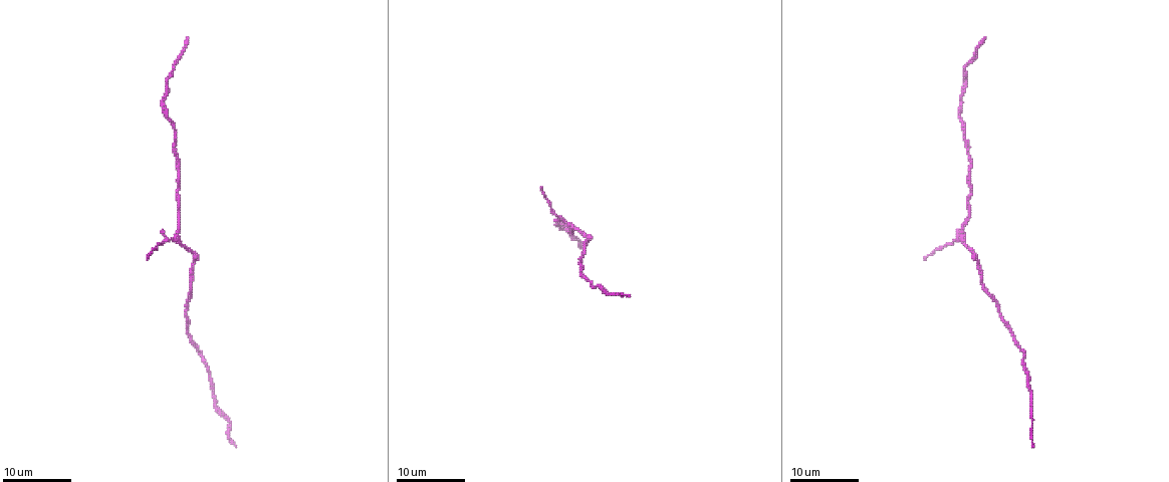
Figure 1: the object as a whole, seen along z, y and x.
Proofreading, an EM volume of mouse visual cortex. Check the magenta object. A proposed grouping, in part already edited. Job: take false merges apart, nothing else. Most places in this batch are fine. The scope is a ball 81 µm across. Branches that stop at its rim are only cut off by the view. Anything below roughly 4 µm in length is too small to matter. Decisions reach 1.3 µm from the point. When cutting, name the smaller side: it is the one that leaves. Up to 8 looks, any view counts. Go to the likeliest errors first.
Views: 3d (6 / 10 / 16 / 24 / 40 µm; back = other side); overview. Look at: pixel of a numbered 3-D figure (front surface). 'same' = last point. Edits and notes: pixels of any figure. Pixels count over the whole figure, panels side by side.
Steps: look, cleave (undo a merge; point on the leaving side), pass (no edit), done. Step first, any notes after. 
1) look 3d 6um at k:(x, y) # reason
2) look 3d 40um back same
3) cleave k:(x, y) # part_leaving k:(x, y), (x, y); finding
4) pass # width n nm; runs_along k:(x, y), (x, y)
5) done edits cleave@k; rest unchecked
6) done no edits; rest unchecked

look 3d 16um at 1:(963, 235) # arms part here

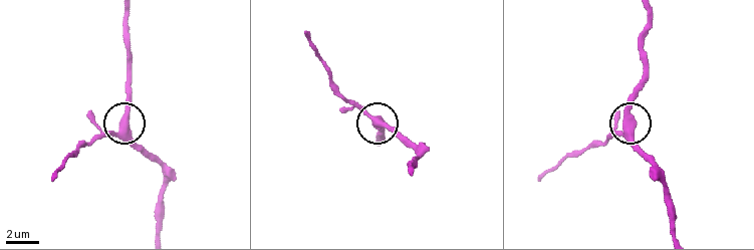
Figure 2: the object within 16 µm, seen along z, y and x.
pass # width 420 nm; runs_along 2:(398, 139), (344, 96); all the same cell

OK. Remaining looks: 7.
look 3d 10um at 1:(192, 267) # a narrow waist

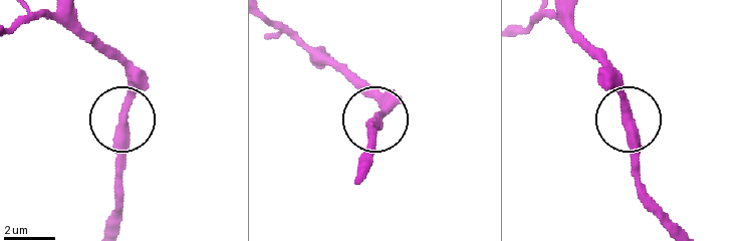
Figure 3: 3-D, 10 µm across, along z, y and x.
pass # runs_along 3:(103, 49), (127, 79), (120, 181); all the same cell

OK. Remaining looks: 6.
look 3d 10um at 1:(180, 170) # narrows sharply

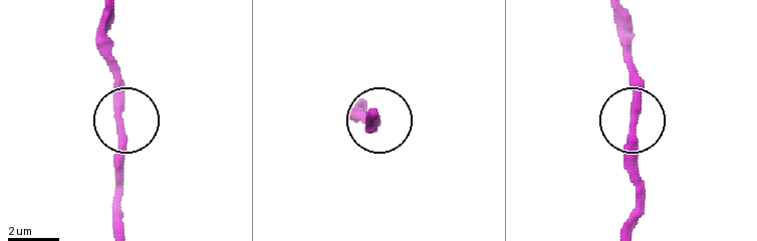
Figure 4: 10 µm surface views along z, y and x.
look 3d 10um back at 4:(118, 125) # other side

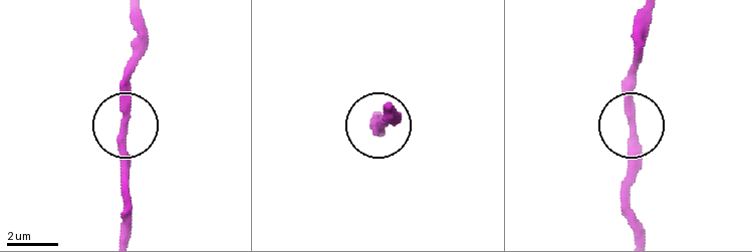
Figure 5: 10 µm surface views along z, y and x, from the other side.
pass # one cell here

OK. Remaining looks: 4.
look 3d 10um at 1:(1029, 385) # sudden change in width

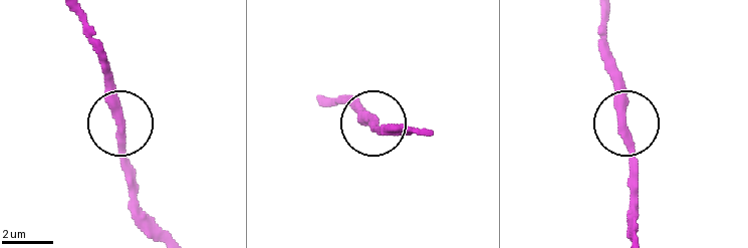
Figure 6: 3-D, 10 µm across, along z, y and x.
look 3d 10um back at 6:(622, 117)

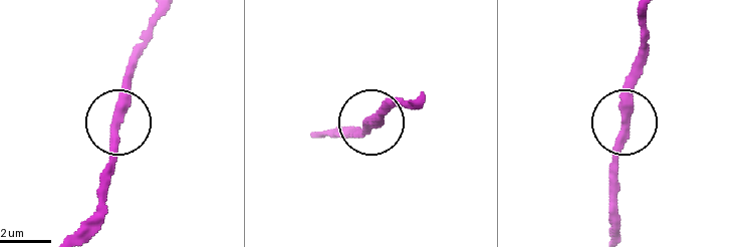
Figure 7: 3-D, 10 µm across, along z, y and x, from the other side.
pass # runs_along 7:(160, 13), (128, 91), (108, 206); continuous, no second cell

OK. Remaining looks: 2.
done no edits; rest unchecked

